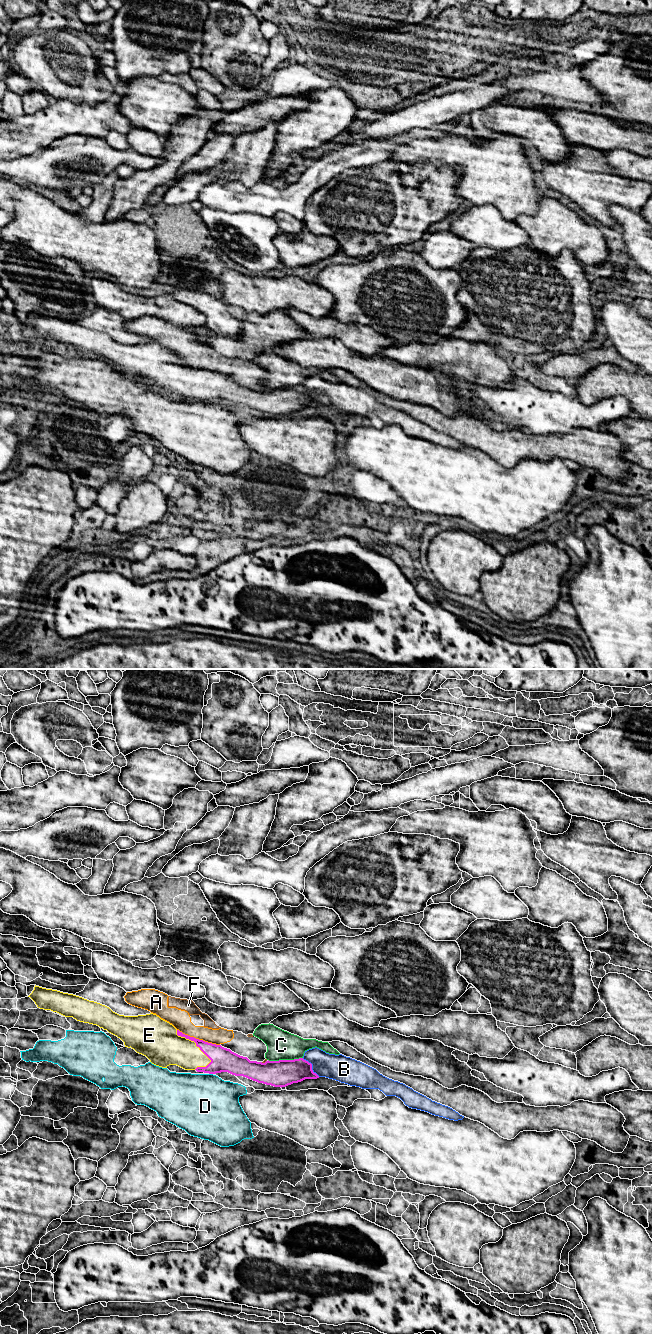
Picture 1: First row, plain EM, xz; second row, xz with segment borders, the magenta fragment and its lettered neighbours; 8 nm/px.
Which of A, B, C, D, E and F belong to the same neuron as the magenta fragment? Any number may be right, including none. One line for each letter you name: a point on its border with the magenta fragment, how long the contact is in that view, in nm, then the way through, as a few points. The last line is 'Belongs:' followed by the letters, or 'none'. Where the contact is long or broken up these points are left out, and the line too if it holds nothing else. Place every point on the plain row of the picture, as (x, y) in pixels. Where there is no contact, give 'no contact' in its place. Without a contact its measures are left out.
E: contact xz (196, 372); length 380 nm
Belongs: E

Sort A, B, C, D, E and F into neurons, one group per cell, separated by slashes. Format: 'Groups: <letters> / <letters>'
Groups: A F / B / C / D / E

